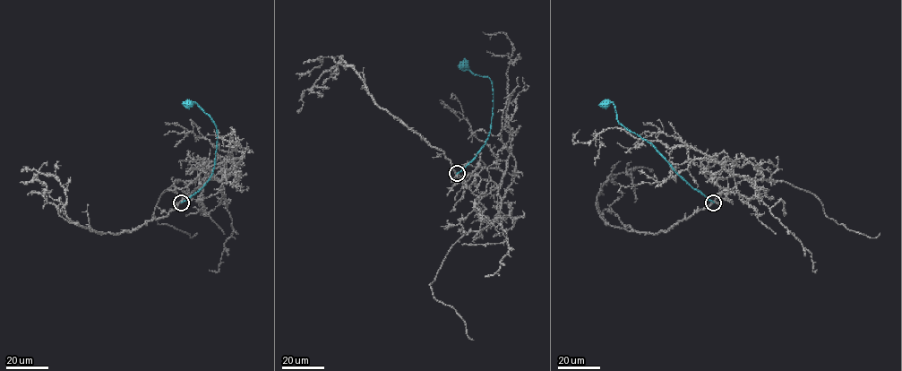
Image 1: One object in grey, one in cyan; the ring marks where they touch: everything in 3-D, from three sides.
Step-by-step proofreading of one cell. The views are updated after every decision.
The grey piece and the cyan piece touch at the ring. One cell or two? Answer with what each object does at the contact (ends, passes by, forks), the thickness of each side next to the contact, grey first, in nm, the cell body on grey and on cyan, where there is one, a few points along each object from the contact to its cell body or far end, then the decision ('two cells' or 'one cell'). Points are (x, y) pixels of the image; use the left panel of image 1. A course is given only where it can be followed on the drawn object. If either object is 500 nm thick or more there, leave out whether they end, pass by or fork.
grey forks | cyan ends | 360/240 nm | grey none | cyan (188, 104) | grey via (181, 202), (203, 185), (210, 162), (215, 179), (176, 182), (154, 213), (159, 225), (191, 238), (197, 233) | cyan via (181, 202), (208, 181), (214, 168), (217, 149), (215, 125), (193, 101), (190, 103) | two cells

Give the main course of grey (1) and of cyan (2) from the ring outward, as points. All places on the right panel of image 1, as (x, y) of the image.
1: (713, 202), (735, 186), (733, 164), (750, 162), (764, 179), (814, 194), (838, 225), (875, 238), (880, 233)
2: (713, 202), (685, 181), (651, 143), (621, 125), (614, 105), (605, 103)

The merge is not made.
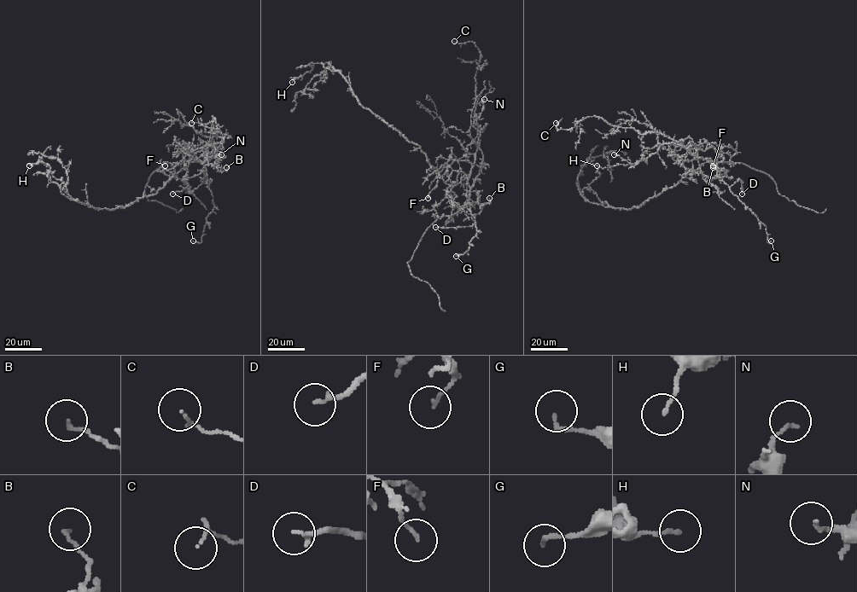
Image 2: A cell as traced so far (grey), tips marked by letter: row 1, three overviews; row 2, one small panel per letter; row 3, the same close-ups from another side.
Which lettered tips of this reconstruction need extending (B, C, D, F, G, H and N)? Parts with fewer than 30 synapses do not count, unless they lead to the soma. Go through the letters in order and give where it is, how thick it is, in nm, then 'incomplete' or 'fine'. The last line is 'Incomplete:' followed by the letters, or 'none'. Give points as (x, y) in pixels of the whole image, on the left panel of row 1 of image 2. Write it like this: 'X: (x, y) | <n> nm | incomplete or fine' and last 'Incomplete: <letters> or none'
B: (226, 167) | 120 nm | fine
C: (191, 123) | 100 nm | fine
D: (172, 194) | 150 nm | fine
F: (165, 165) | 110 nm | fine
G: (193, 240) | 140 nm | fine
H: (29, 165) | 130 nm | fine
N: (221, 154) | 120 nm | fine
Incomplete: none

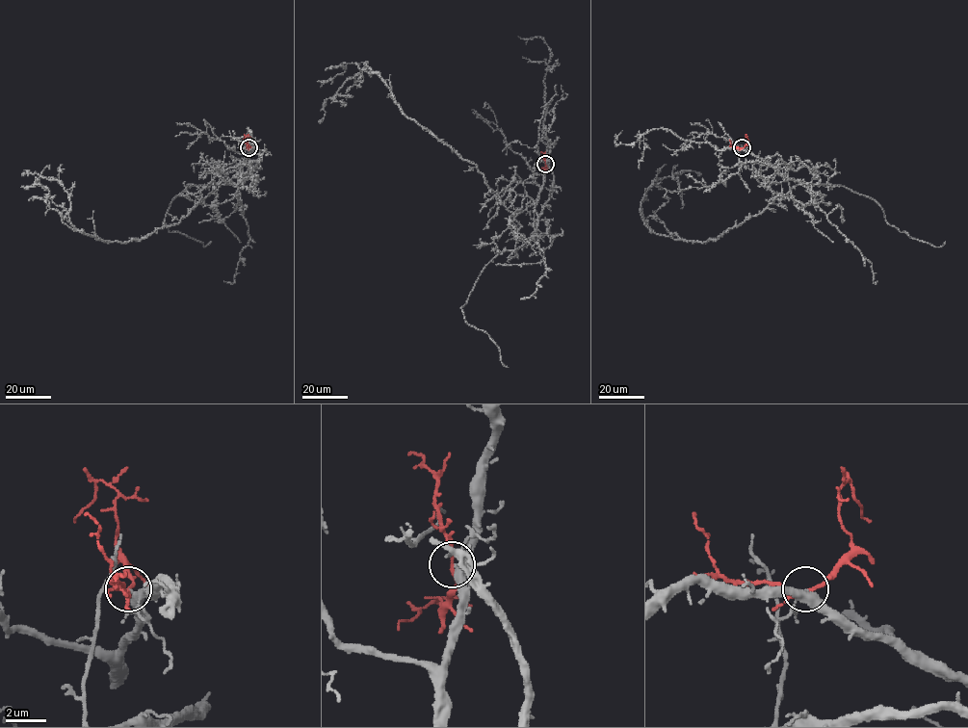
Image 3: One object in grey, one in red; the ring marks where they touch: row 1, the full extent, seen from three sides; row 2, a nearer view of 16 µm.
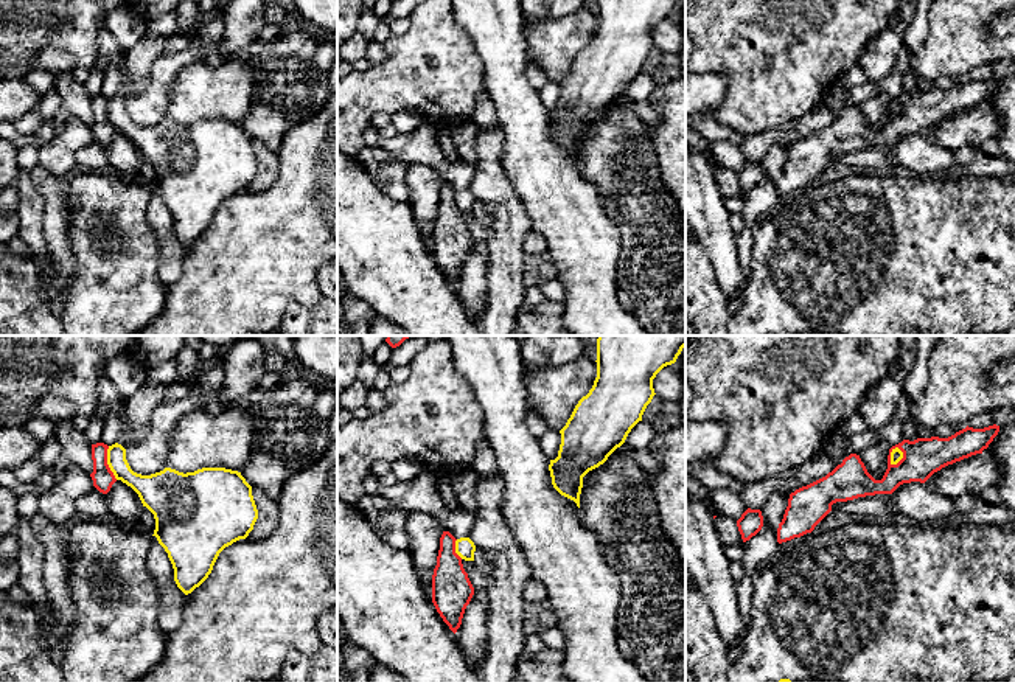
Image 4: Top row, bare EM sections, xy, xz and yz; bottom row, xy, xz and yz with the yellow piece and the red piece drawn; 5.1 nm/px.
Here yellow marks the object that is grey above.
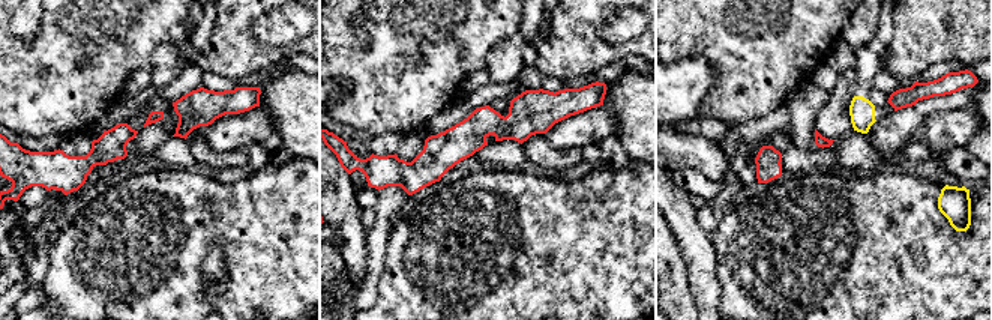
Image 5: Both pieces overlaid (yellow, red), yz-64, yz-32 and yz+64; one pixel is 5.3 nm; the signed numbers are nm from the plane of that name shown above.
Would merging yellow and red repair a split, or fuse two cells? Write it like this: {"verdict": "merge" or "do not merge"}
{"verdict": "do not merge"}

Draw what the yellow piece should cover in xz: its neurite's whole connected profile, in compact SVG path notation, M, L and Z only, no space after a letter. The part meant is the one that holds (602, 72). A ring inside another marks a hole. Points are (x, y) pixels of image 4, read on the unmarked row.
M597 0L597 30L592 40L575 57L566 78L560 82L558 109L550 112L553 140L580 160L583 129L603 117L620 99L631 81L642 73L654 45L653 31L667 17L676 14L682 0Z

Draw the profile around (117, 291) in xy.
M78 169L68 174L68 194L76 275L59 314L65 336L137 336L163 312L168 287L159 278L160 249L146 216L152 186Z

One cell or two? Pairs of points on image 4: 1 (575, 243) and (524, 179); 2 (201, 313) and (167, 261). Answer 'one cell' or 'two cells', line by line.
1: one cell
2: two cells

